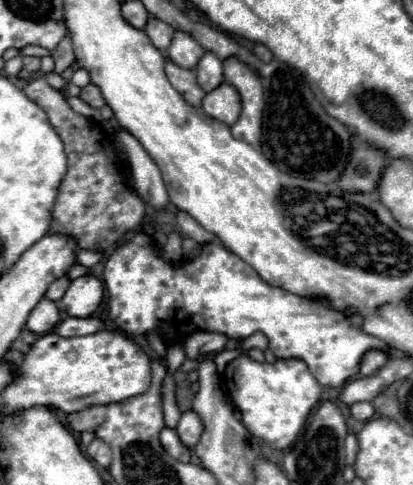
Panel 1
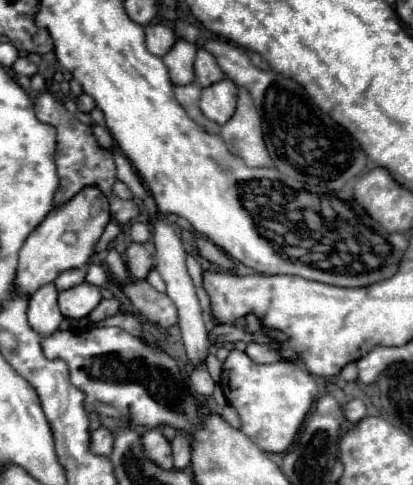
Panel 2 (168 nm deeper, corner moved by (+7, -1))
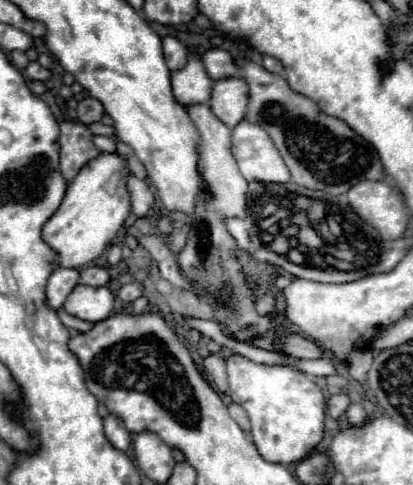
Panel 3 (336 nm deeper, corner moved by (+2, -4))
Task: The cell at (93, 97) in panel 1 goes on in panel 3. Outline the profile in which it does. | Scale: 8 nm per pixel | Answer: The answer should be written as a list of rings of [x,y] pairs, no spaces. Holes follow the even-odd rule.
[[[86,97],[78,103],[76,107],[76,113],[78,113],[78,121],[84,123],[84,125],[90,125],[90,123],[96,123],[102,119],[104,115],[104,109],[102,109],[102,103],[94,97]]]

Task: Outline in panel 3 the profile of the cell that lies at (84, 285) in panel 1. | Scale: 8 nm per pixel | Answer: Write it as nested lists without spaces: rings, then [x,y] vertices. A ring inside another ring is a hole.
[[[76,285],[74,291],[68,295],[64,309],[90,323],[104,321],[114,311],[114,295],[108,287],[88,287],[88,285]]]

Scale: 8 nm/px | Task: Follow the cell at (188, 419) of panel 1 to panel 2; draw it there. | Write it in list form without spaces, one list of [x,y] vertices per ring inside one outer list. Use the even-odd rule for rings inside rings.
[[[177,434],[171,440],[171,446],[173,446],[175,468],[187,468],[189,460],[191,460],[191,440],[185,434]]]

